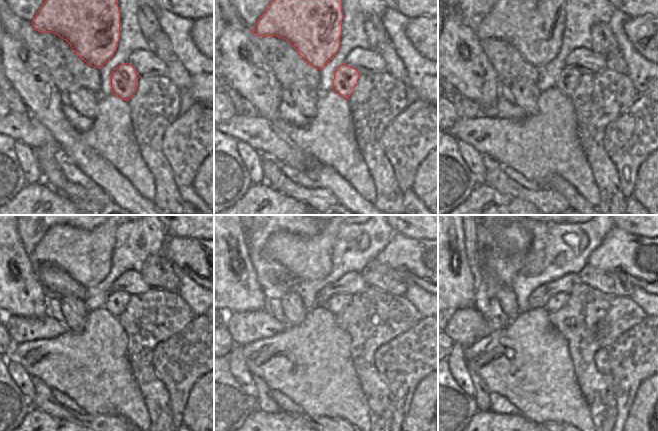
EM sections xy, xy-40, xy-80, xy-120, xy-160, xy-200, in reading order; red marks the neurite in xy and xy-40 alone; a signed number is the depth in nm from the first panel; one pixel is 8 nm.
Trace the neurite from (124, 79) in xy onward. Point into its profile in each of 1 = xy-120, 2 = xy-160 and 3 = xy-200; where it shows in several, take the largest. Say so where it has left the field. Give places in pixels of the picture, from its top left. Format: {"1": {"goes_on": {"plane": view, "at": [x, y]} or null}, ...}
{"1": {"goes_on": {"plane": "xy-120", "at": [117, 301]}}, "2": {"goes_on": {"plane": "xy-160", "at": [338, 303]}}, "3": {"goes_on": {"plane": "xy-200", "at": [556, 302]}}}

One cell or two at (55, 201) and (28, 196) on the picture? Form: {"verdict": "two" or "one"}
{"verdict": "one"}

